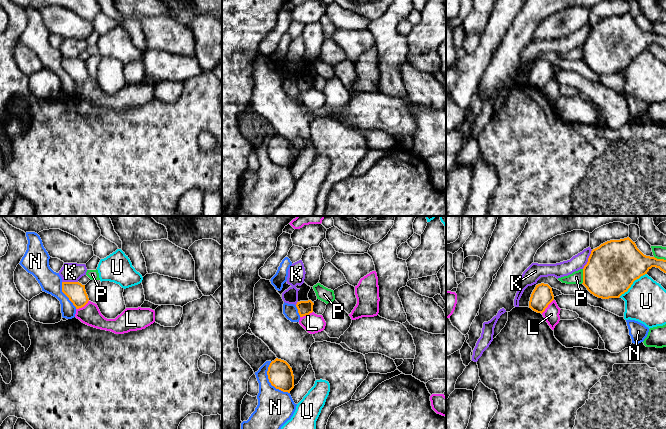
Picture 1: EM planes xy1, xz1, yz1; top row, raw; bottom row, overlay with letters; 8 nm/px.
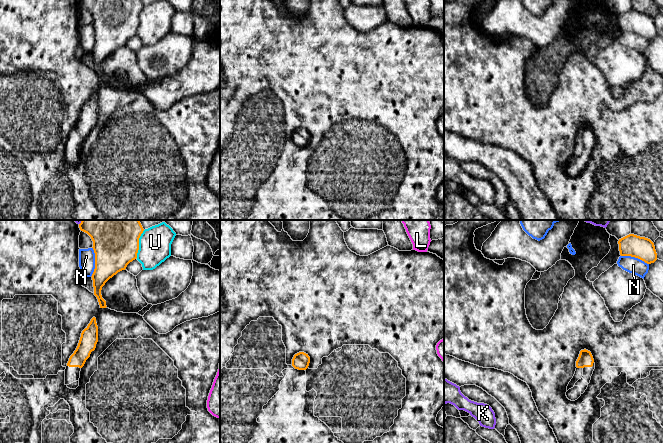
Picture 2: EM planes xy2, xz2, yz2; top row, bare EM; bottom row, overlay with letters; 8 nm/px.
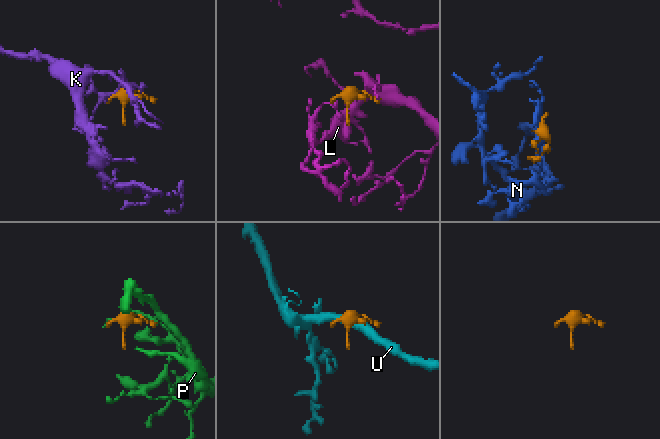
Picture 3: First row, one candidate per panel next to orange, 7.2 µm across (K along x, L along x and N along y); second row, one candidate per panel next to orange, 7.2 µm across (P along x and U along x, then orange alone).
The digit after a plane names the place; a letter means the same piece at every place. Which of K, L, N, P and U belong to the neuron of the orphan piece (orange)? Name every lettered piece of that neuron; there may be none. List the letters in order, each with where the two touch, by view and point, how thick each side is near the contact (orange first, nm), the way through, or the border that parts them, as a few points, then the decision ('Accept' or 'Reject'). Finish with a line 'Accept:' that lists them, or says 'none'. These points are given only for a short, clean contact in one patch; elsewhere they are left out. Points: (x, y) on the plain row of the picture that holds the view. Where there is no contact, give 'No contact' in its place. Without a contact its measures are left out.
K: Touches orange at yz1 (588, 35). Thickness 400 nm (orange) against 120 nm. Reject
L: Touches orange at yz1 (547, 82). Thickness 170 nm (orange) against 130 nm. Boundary: yz1 (553, 75), (541, 89). Reject
N: Touches orange at xz1 (269, 157). Thickness 200 nm (orange) against 280 nm. Reject
P: Touches orange at yz1 (583, 52). Thickness 400 nm (orange) against 100 nm. Reject
U: Touches orange at yz1 (632, 59). Thickness 400 nm (orange) against 340 nm. Reject
Accept: none

